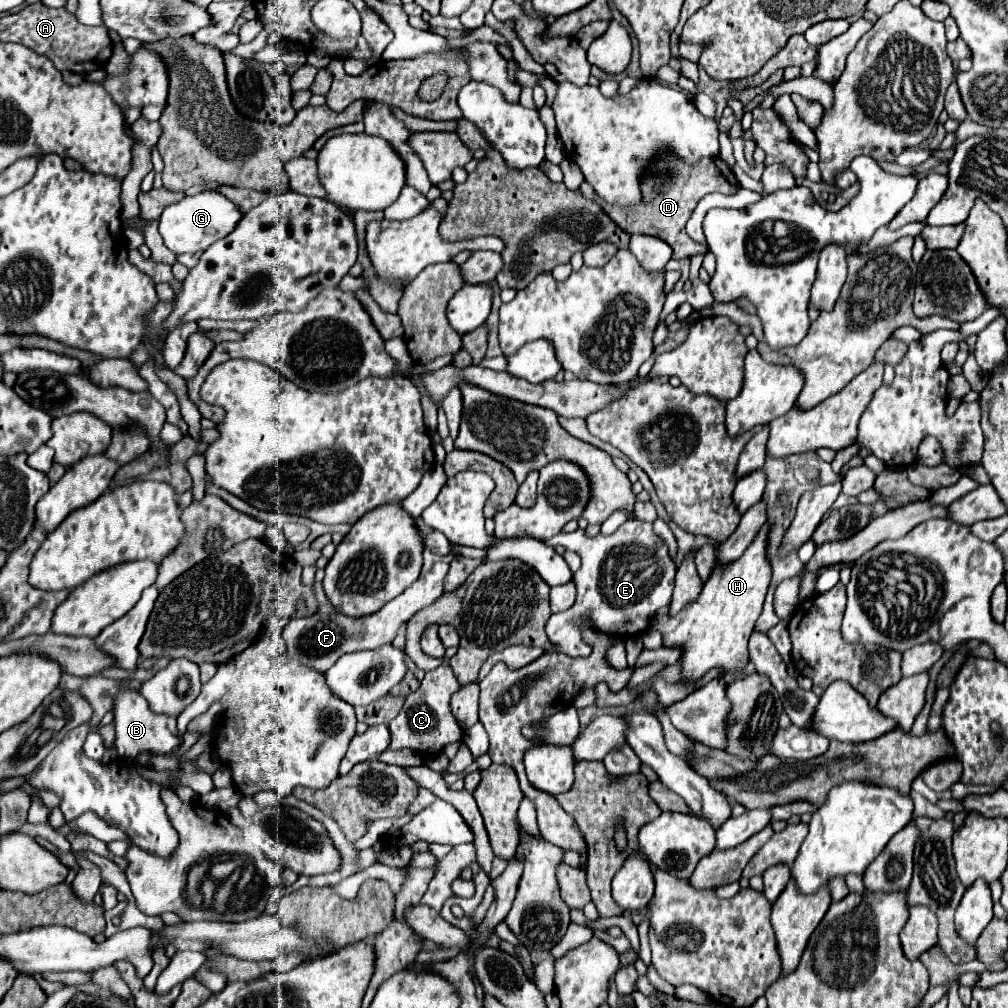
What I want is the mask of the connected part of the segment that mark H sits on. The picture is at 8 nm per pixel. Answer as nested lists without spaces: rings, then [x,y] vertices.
[[[766,522],[738,560],[728,564],[716,562],[700,596],[682,608],[682,612],[676,616],[656,616],[652,620],[652,628],[662,634],[666,646],[682,646],[684,654],[680,662],[684,664],[684,680],[700,680],[700,676],[714,666],[740,670],[748,664],[748,638],[762,612],[772,578],[772,566],[766,556],[768,532],[770,526]]]

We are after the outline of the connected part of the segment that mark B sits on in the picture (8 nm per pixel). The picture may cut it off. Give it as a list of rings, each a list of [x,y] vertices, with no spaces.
[[[122,690],[116,696],[112,710],[114,710],[114,726],[116,726],[114,746],[120,758],[136,760],[144,752],[148,752],[150,756],[168,756],[182,744],[182,738],[176,728],[176,720],[148,712],[148,704],[144,704],[144,698],[136,690]]]

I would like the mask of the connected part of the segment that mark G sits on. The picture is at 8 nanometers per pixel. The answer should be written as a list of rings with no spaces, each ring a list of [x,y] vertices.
[[[202,192],[196,196],[186,196],[184,200],[168,206],[160,218],[160,234],[164,238],[164,244],[174,254],[194,254],[204,252],[216,240],[228,236],[236,228],[240,218],[240,208],[234,202],[226,200],[226,196],[222,196],[220,192]]]

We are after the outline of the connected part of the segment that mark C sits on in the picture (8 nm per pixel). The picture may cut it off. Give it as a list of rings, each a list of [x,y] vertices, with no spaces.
[[[440,664],[436,670],[426,672],[420,688],[416,692],[408,694],[400,714],[388,724],[388,728],[390,728],[390,750],[412,748],[418,754],[436,756],[442,752],[442,748],[446,744],[462,740],[464,730],[458,726],[458,722],[450,710],[450,698],[458,690],[460,690],[460,684],[454,678],[454,672],[448,664]]]

